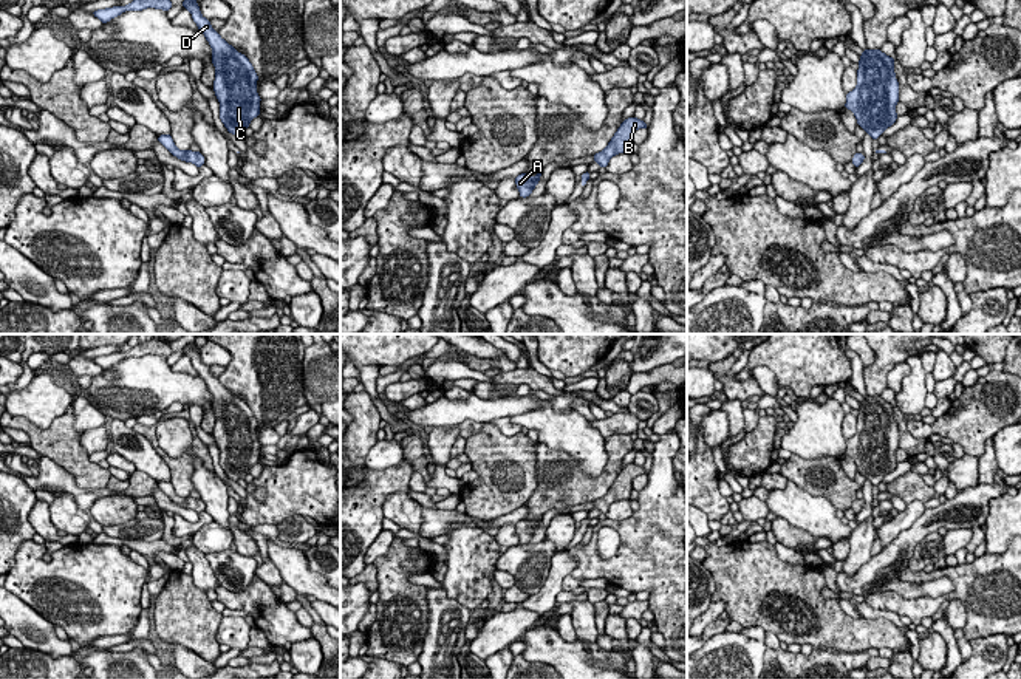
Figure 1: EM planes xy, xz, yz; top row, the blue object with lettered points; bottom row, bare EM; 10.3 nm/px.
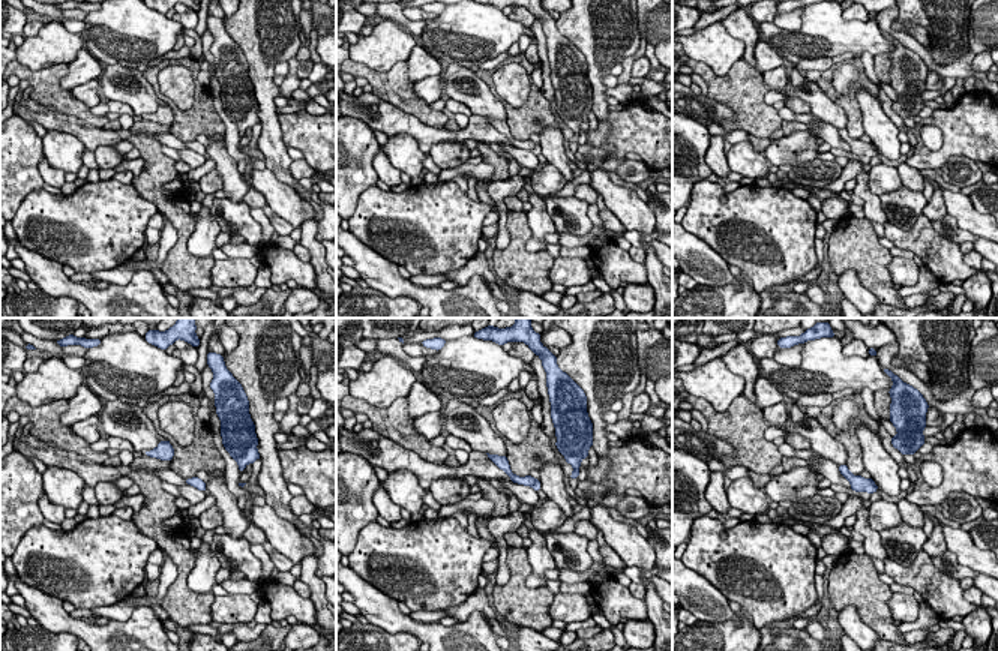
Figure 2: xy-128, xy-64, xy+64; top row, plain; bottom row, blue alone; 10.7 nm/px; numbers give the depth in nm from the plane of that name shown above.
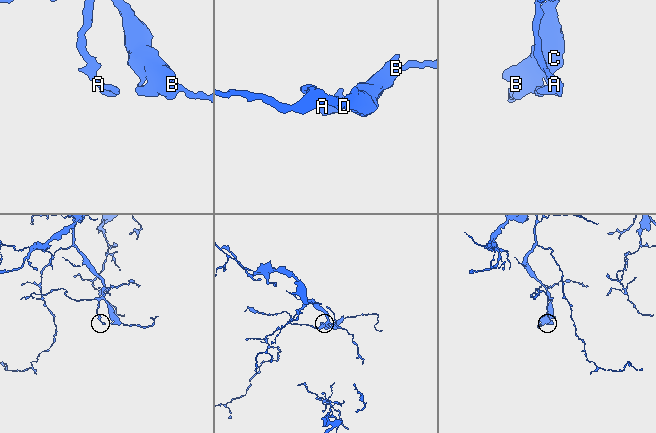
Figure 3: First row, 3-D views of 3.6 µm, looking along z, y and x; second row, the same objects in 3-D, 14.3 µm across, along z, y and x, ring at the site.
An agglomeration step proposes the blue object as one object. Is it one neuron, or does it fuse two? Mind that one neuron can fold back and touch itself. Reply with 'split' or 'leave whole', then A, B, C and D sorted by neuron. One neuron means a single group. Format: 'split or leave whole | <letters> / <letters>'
leave whole | A B C D

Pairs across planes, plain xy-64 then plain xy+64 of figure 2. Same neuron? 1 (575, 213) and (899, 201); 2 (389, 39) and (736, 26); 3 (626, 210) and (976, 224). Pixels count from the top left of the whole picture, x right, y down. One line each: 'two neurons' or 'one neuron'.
1: one neuron
2: two neurons
3: one neuron

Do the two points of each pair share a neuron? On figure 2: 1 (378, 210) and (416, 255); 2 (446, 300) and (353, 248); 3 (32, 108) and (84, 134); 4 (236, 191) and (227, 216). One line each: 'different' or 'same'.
1: same
2: same
3: same
4: different

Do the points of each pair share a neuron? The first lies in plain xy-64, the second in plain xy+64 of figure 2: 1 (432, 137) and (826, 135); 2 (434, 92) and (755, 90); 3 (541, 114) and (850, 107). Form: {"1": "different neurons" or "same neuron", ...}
{"1": "different neurons", "2": "different neurons", "3": "same neuron"}

